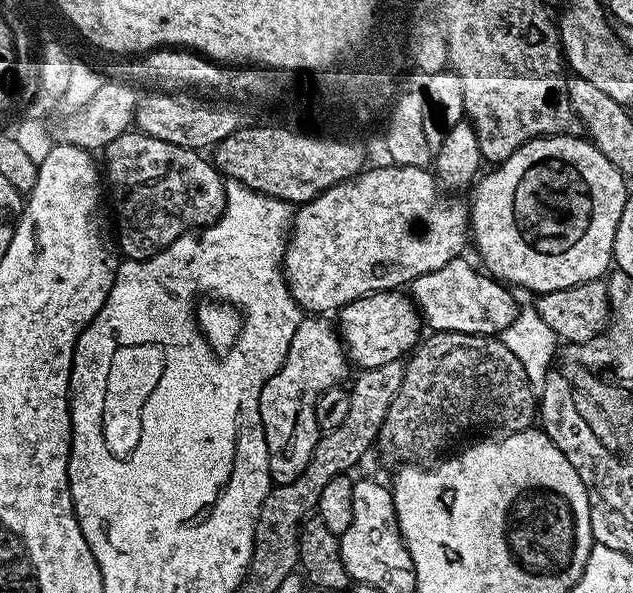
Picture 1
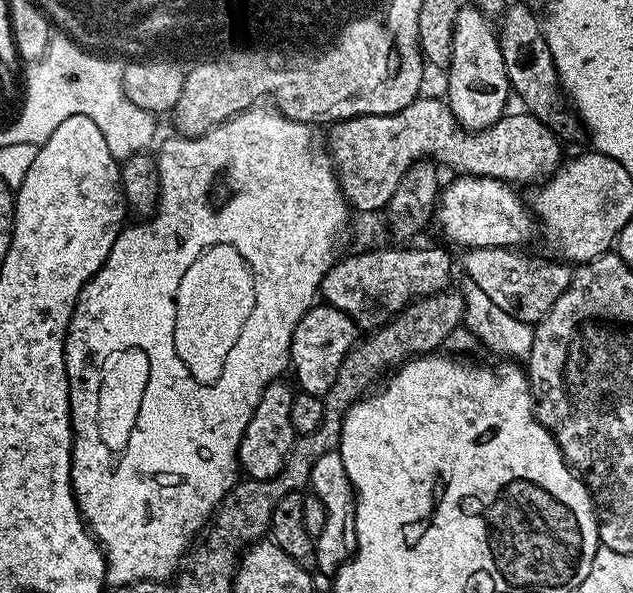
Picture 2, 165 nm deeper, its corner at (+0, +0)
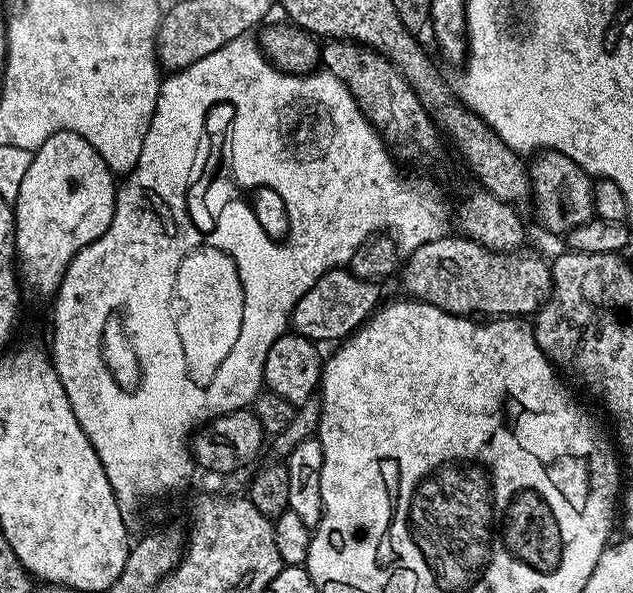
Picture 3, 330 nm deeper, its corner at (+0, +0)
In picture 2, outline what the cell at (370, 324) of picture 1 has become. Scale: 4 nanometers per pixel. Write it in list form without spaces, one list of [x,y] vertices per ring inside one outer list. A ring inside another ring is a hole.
[[[317,303],[294,326],[294,338],[290,342],[291,375],[296,375],[295,383],[299,391],[309,392],[323,398],[334,386],[334,378],[344,361],[344,355],[358,343],[358,326],[342,310],[331,308],[328,304]]]

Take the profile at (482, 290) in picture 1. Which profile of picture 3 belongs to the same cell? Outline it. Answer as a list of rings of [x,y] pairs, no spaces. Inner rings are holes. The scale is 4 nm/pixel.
[[[347,267],[332,268],[294,306],[290,321],[291,331],[297,332],[310,341],[343,341],[365,323],[381,303],[380,292],[371,280],[358,278]],[[380,300],[380,301],[379,301]]]

